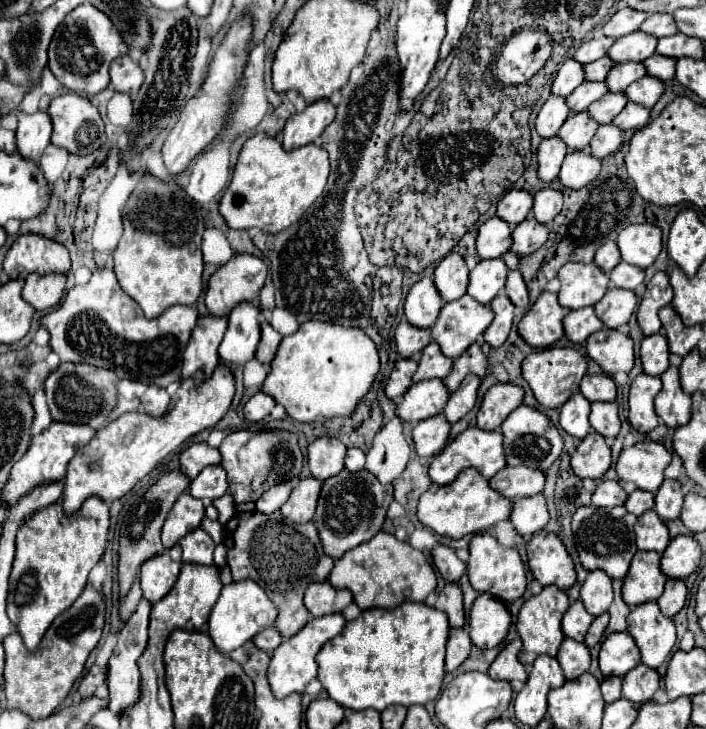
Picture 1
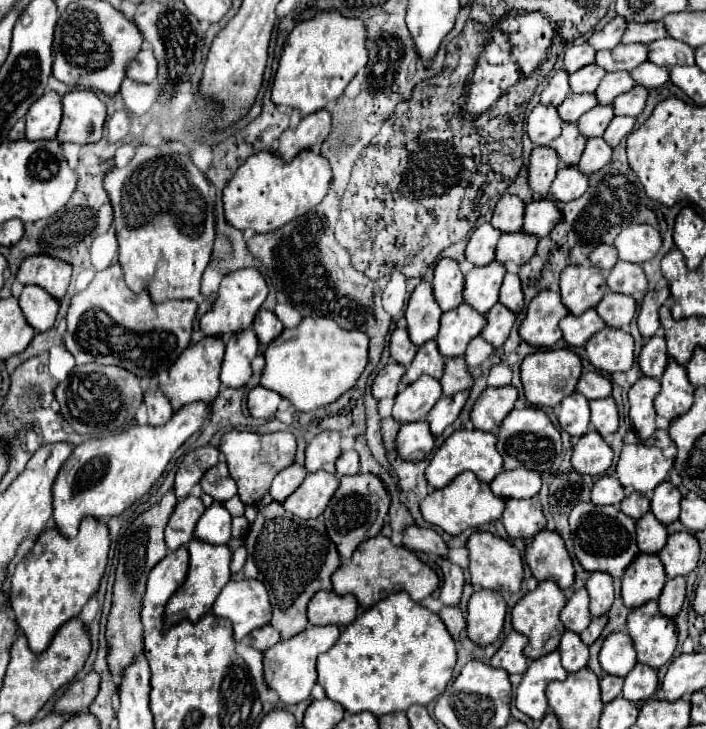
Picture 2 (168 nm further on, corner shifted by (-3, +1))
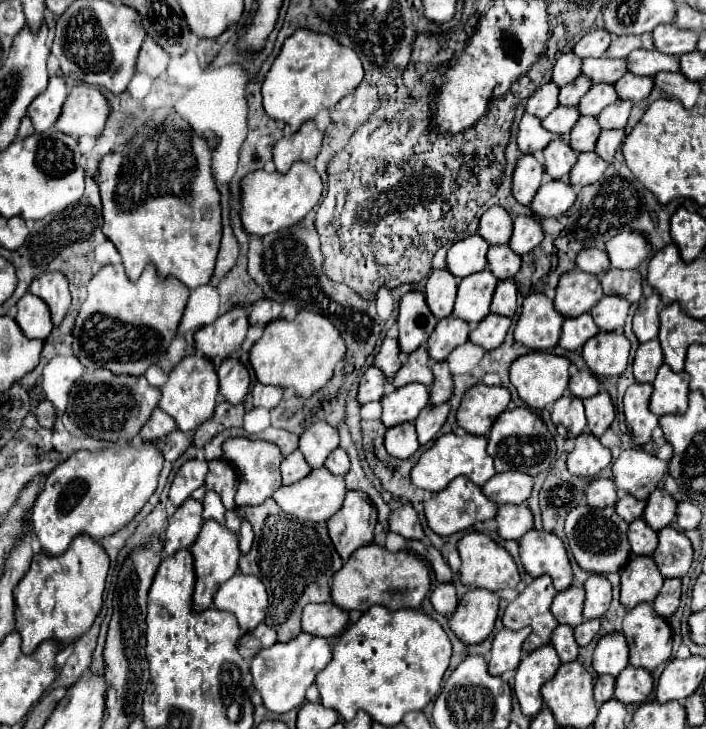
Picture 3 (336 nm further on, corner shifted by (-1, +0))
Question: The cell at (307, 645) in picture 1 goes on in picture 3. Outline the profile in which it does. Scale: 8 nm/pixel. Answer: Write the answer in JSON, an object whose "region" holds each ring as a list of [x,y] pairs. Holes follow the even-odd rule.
{"region":[[[301,633],[287,643],[275,643],[269,649],[259,651],[251,659],[253,685],[261,693],[263,703],[269,711],[287,713],[305,703],[305,691],[315,681],[315,675],[331,661],[331,645],[325,637]]]}

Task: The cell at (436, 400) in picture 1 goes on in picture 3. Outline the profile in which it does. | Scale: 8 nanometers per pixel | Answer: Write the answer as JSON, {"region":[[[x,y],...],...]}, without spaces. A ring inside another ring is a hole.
{"region":[[[409,383],[407,387],[395,389],[393,393],[385,395],[381,403],[383,403],[383,415],[381,415],[383,425],[395,427],[397,423],[417,419],[417,415],[429,405],[429,389],[421,383]]]}

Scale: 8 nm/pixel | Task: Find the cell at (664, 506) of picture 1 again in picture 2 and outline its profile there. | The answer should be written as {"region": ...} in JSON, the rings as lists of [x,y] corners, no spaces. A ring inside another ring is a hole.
{"region":[[[663,482],[653,492],[651,512],[657,516],[661,524],[667,526],[679,518],[679,502],[681,502],[681,492],[671,482]]]}

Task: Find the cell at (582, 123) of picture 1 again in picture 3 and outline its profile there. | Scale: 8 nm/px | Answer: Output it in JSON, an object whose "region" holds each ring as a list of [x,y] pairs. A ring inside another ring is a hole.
{"region":[[[553,137],[553,141],[543,151],[543,157],[549,179],[567,179],[571,167],[575,165],[577,151],[571,151],[571,145],[563,137]]]}

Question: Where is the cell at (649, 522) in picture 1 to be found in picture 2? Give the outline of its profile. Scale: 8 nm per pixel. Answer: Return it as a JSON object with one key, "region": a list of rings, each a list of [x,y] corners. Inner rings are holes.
{"region":[[[647,512],[637,520],[637,544],[645,554],[657,554],[667,542],[667,530],[657,518]]]}

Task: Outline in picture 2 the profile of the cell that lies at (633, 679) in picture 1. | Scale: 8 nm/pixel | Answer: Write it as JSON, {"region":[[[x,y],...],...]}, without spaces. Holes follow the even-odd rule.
{"region":[[[635,664],[633,670],[625,676],[623,696],[629,702],[645,702],[657,690],[657,670],[649,670],[649,666]]]}

